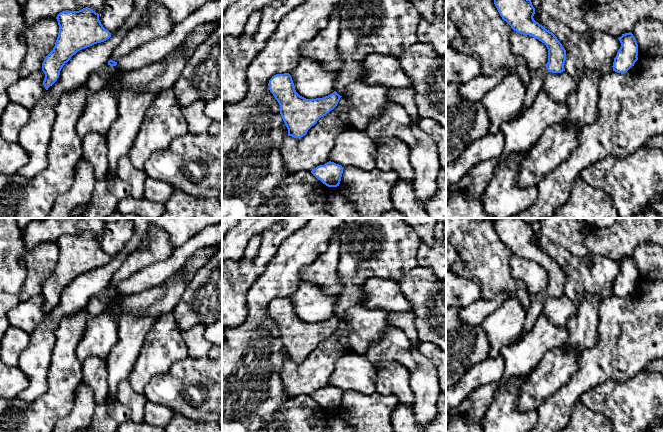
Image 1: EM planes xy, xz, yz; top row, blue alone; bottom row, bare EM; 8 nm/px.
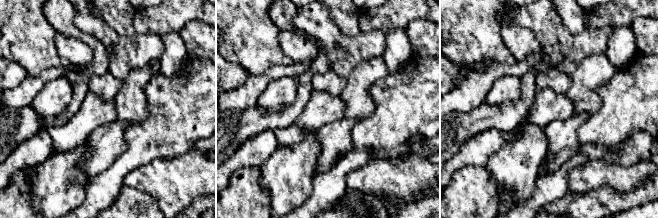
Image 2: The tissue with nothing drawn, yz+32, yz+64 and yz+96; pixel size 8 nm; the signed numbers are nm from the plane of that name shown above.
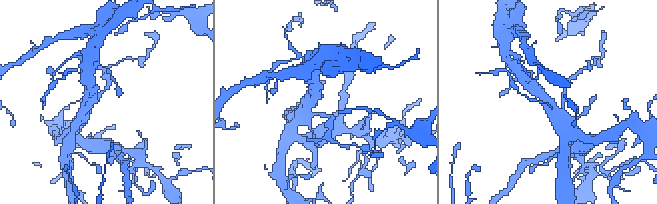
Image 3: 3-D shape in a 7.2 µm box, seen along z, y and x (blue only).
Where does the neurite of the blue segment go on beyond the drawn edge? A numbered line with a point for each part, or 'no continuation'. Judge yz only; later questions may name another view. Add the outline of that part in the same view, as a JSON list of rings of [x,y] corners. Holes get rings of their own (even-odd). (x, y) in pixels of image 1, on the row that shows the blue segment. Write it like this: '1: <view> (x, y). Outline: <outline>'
1: yz (537, 77). Outline: [[[544,66],[540,69],[537,69],[535,71],[530,71],[530,83],[527,86],[526,97],[524,99],[523,107],[520,110],[520,112],[518,113],[518,115],[520,113],[524,112],[527,108],[529,108],[534,103],[534,101],[538,97],[538,94],[544,87],[544,79],[546,77],[547,73],[548,73],[548,70],[547,70],[546,66]],[[514,117],[514,118],[516,118],[516,117]]]

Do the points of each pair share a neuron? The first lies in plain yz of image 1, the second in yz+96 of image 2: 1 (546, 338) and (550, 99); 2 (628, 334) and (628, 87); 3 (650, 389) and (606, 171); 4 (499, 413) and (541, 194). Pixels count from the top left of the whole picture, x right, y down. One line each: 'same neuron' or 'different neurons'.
1: same neuron
2: same neuron
3: same neuron
4: different neurons

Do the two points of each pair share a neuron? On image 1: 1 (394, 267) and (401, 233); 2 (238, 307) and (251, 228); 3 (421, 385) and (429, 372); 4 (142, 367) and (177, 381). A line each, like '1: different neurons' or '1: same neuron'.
1: same neuron
2: different neurons
3: same neuron
4: different neurons

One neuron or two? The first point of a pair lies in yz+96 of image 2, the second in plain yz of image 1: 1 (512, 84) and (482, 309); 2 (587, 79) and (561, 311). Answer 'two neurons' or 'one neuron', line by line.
1: two neurons
2: two neurons

